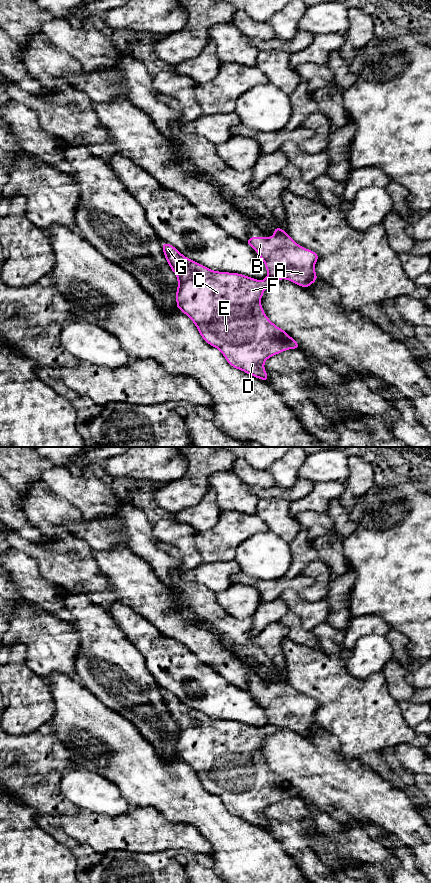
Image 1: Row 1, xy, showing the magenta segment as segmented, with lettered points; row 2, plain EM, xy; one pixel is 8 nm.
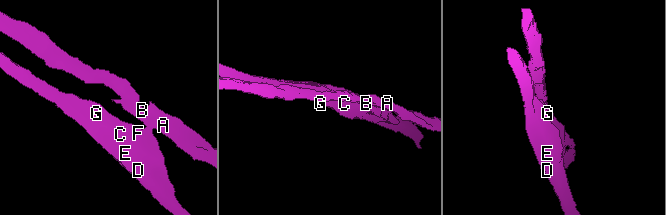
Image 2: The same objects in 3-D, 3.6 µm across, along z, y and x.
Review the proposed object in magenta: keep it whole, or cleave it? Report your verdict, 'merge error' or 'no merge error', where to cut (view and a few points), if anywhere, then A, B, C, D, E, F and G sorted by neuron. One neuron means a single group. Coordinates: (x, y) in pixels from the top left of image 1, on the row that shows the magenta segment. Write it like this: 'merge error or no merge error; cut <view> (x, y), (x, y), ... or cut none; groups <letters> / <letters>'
merge error; cut xy (268, 275), (279, 278); groups A B / C D E F G

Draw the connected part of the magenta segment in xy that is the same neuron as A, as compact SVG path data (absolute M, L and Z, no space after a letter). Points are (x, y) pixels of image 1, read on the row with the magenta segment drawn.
M280 227L274 229L273 237L251 237L246 243L263 260L268 276L287 279L304 288L318 279L314 265L319 255L298 245Z

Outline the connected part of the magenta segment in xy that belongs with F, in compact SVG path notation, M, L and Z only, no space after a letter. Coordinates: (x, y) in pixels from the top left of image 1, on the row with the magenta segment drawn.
M162 243L162 248L169 266L178 279L177 308L190 317L202 338L211 346L218 348L232 367L267 382L268 375L264 369L264 362L285 350L300 349L299 344L293 338L268 319L260 304L264 290L276 284L279 278L267 276L263 281L258 281L238 273L213 271L186 258L168 243Z

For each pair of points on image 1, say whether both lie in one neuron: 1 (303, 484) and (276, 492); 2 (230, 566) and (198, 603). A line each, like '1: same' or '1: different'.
1: same
2: different

